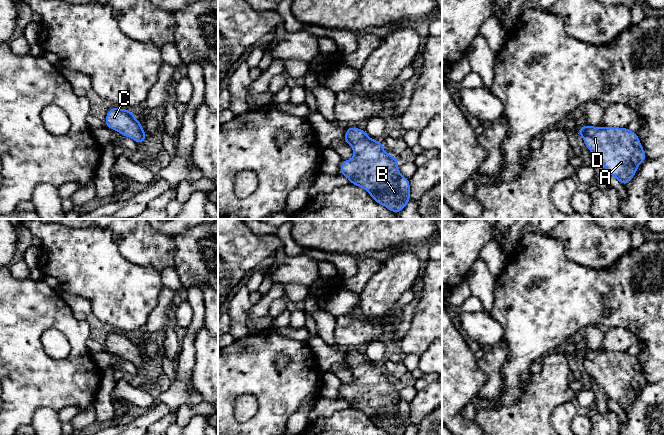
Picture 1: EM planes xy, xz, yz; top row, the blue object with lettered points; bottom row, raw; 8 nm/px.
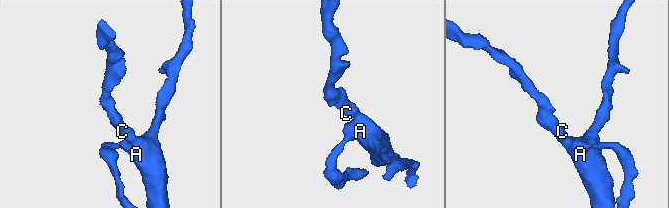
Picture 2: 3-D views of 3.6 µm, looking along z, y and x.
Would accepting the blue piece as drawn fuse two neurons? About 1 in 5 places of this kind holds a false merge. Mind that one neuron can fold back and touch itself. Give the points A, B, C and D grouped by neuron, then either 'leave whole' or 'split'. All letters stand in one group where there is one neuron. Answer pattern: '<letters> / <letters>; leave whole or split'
A B C D; leave whole

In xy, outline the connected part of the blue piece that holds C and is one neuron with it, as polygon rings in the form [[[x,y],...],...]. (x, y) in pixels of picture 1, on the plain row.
[[[120,331],[108,334],[105,342],[105,350],[119,356],[125,361],[133,363],[137,369],[148,362],[141,346],[135,342],[135,338]]]

